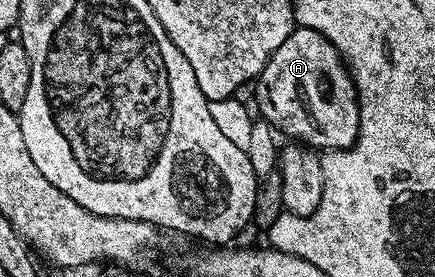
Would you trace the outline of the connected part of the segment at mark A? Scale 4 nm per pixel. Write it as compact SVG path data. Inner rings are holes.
M302 27L292 29L289 39L285 39L285 43L281 43L281 47L277 47L267 60L255 87L255 97L259 100L258 116L273 130L283 132L287 139L294 139L316 151L349 149L354 145L359 134L359 97L355 93L355 81L325 35Z

